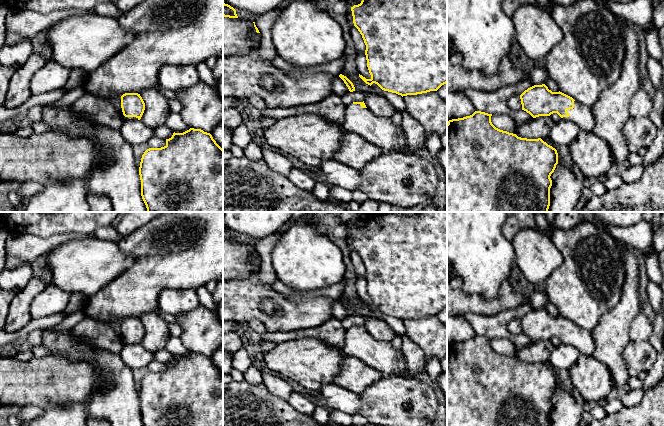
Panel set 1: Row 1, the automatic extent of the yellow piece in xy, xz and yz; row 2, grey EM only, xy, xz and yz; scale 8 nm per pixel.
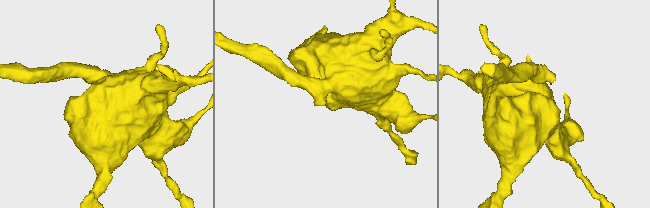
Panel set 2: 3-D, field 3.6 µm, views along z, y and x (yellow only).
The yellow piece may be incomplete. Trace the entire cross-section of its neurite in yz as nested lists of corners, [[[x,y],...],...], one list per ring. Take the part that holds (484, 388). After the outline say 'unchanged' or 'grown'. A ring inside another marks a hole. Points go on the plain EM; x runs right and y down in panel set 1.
[[[475,335],[472,339],[452,343],[447,347],[447,426],[550,426],[551,398],[558,388],[558,377],[541,362],[527,363],[496,352],[491,346],[492,338]]]; unchanged

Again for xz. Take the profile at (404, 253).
[[[390,212],[385,214],[369,214],[361,227],[351,231],[353,247],[358,253],[366,269],[365,279],[367,291],[371,299],[366,303],[359,301],[368,309],[377,308],[382,314],[396,317],[398,319],[417,319],[430,315],[437,315],[447,307],[447,212]]]; unchanged

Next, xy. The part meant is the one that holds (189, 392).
[[[201,353],[174,356],[164,371],[147,373],[139,399],[144,426],[223,426],[223,373]]]; unchanged

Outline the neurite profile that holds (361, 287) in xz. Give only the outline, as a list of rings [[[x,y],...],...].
[[[357,276],[356,291],[357,291],[358,297],[360,299],[365,301],[366,303],[371,303],[371,299],[370,299],[368,291],[367,291],[367,284],[366,284],[365,278]]]

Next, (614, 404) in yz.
[[[615,395],[608,399],[608,402],[603,407],[607,415],[611,415],[618,412],[624,406],[618,395]]]

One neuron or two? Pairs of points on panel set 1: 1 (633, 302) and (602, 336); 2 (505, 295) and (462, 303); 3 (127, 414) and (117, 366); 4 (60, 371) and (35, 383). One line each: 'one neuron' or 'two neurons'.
1: one neuron
2: one neuron
3: one neuron
4: one neuron

